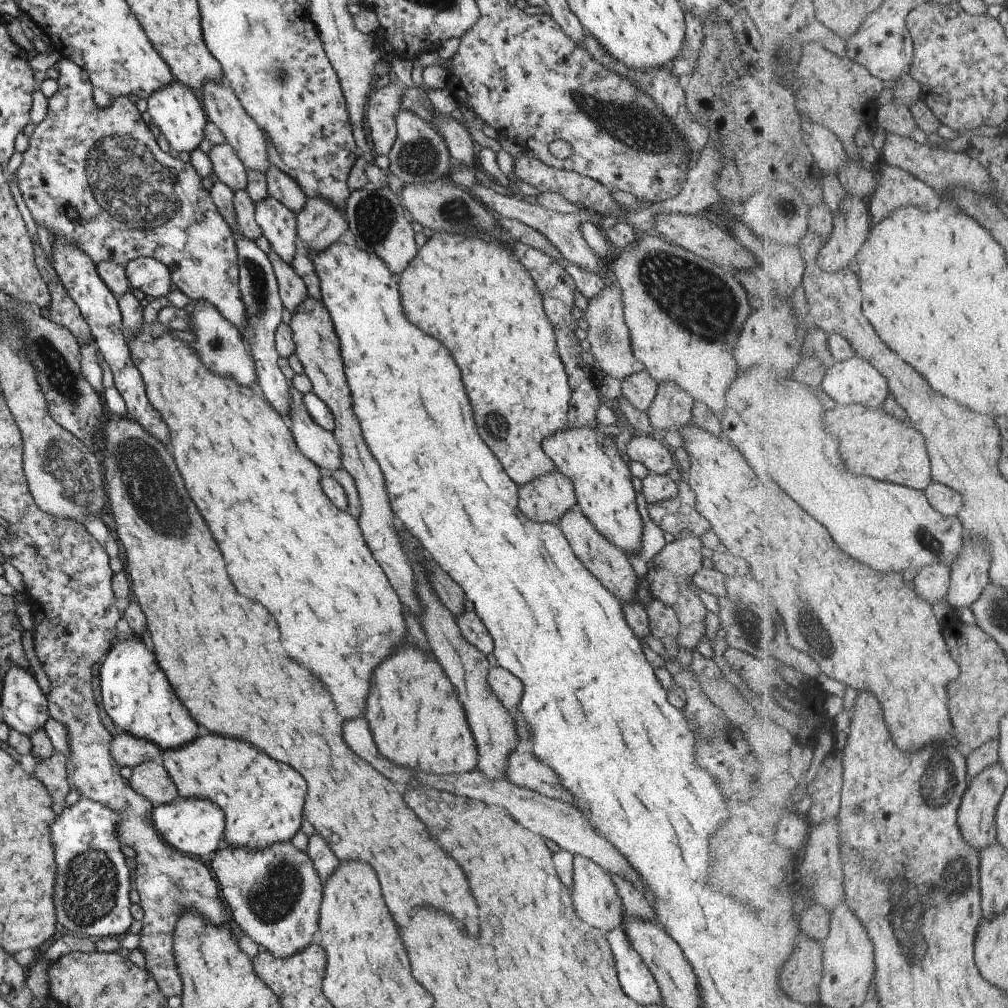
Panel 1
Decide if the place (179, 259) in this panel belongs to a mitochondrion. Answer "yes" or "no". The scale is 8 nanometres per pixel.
no

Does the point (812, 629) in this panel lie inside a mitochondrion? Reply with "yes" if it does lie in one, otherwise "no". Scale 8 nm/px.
yes

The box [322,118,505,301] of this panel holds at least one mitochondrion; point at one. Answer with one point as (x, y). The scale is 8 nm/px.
(374, 217)

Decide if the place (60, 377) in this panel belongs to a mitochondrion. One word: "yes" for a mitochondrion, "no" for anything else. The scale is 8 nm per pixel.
yes

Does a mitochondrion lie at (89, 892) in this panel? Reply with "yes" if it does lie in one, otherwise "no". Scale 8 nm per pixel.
yes

